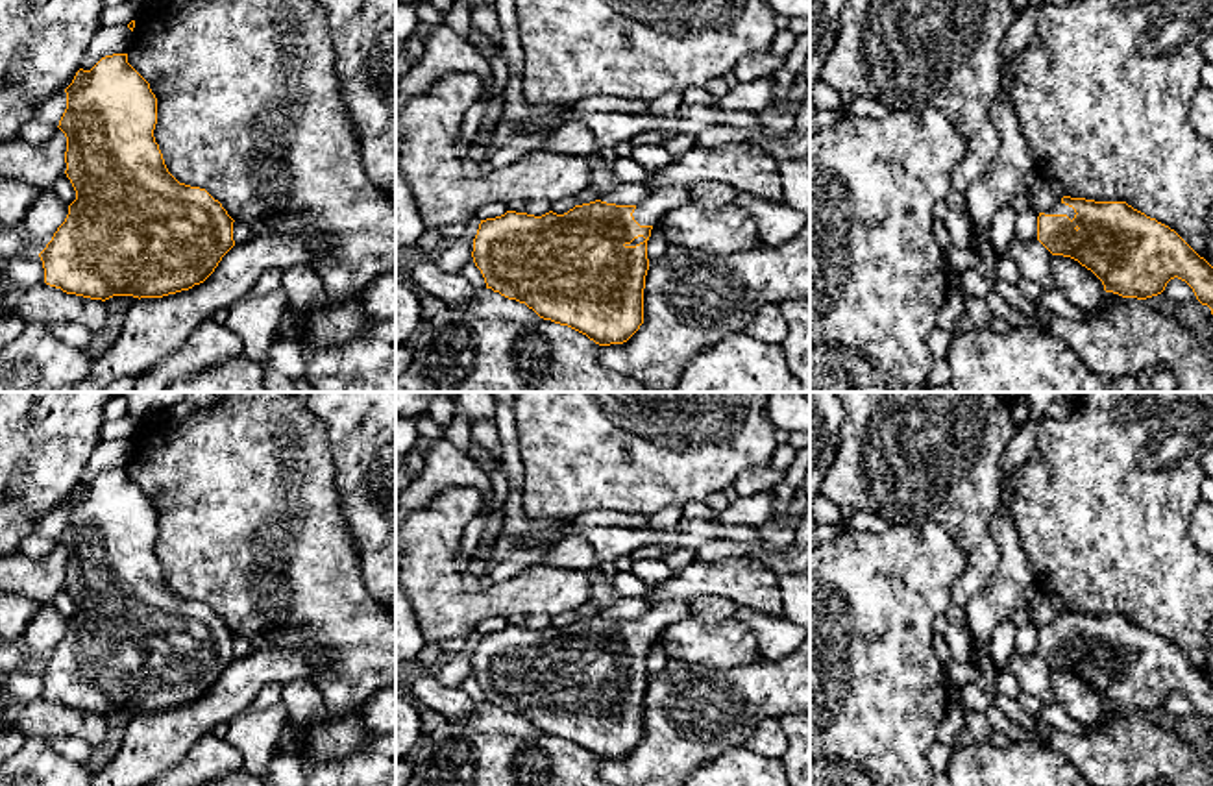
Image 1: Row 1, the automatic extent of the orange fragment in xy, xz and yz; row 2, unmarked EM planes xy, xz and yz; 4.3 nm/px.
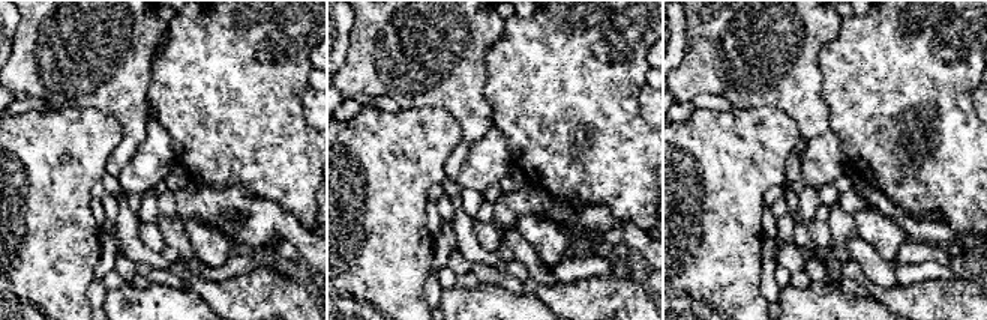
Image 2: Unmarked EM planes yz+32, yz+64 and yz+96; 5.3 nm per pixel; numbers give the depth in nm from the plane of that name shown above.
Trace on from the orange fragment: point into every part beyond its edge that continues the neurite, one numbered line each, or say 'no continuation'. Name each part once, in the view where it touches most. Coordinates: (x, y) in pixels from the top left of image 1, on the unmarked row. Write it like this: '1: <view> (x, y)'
1: yz (1060, 622)

